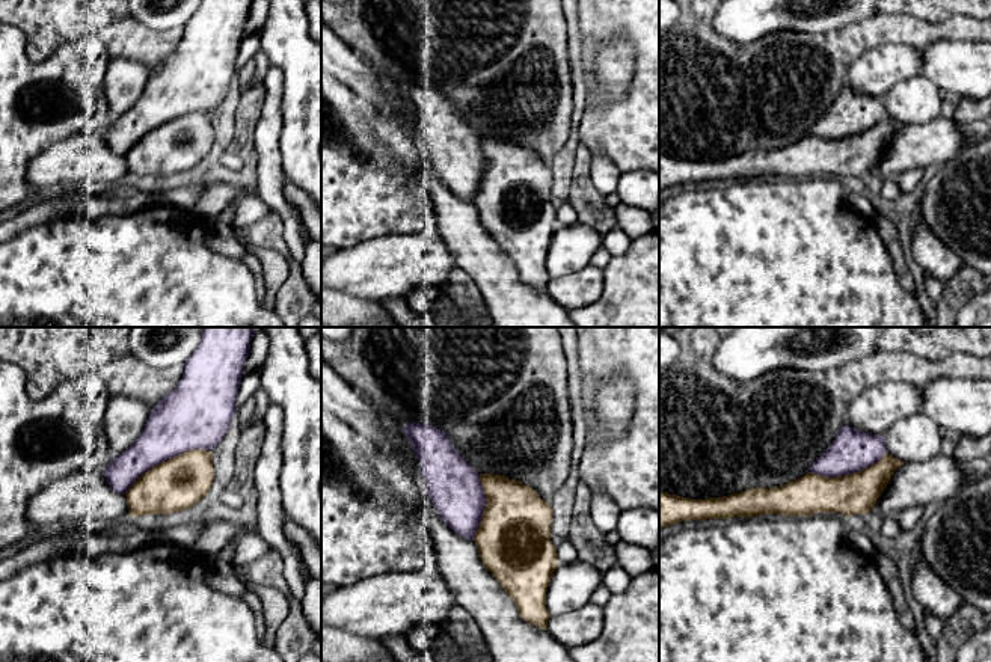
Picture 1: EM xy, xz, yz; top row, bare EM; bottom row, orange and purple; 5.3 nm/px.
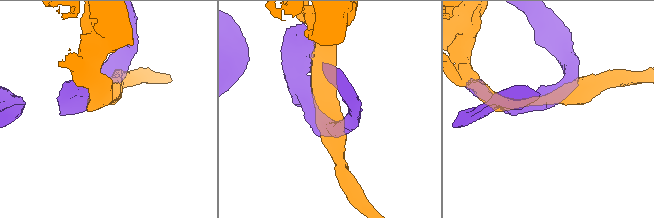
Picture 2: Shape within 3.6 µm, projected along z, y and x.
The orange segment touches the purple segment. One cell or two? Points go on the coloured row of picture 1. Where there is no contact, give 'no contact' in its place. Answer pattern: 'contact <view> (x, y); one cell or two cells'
contact xy (166, 460); one cell

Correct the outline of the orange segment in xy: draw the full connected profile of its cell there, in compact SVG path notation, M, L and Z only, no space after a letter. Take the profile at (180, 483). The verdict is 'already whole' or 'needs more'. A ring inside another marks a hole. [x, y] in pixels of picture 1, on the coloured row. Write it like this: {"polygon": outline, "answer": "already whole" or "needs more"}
{"polygon": "M204 327L201 344L183 365L184 372L176 388L149 412L137 440L112 458L104 470L104 478L115 492L127 496L130 517L184 511L208 493L214 480L213 454L210 451L222 440L237 413L235 398L255 330L256 327Z", "answer": "needs more"}

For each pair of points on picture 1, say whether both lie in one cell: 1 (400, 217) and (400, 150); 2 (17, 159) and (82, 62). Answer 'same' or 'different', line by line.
1: different
2: same

